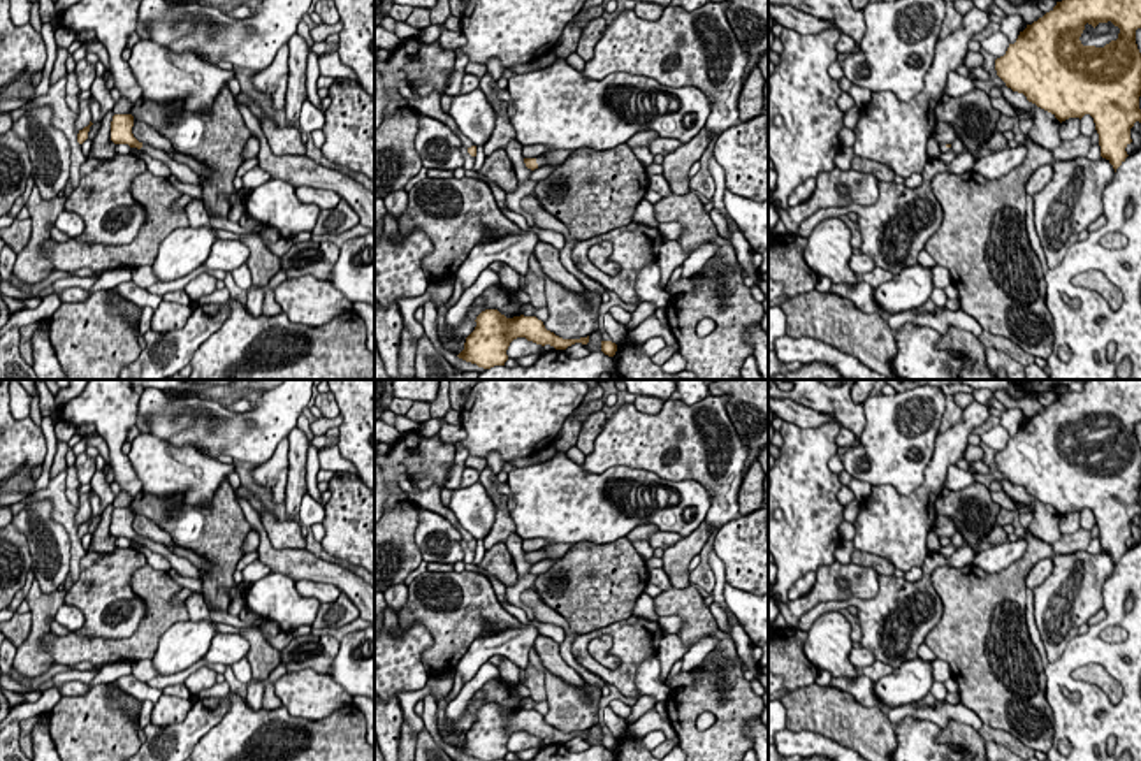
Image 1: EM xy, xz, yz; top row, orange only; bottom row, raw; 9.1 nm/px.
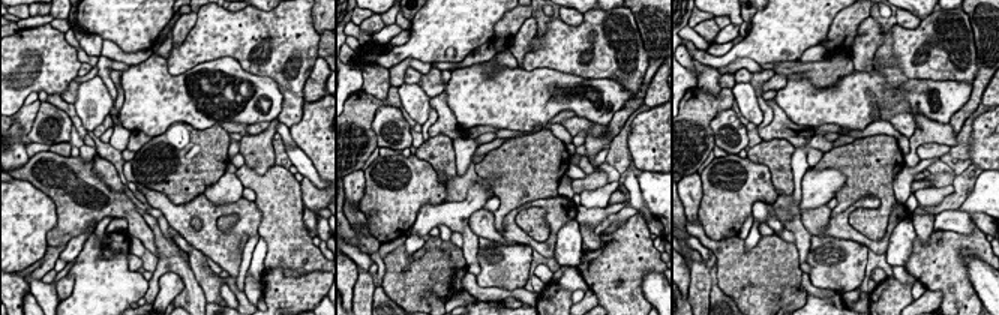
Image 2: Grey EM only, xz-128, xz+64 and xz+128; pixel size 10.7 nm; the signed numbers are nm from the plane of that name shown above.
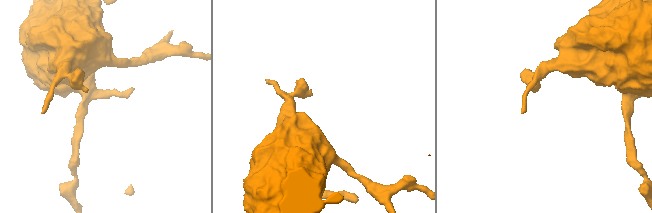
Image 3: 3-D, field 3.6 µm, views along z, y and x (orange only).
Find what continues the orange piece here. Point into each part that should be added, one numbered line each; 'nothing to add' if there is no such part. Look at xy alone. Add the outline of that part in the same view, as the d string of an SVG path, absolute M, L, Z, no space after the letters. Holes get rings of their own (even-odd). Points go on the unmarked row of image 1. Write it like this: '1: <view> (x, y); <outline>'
1: xy (178, 563); M142 538L141 545L146 547L146 548L149 548L151 552L156 552L156 554L164 555L171 562L171 568L178 575L202 580L200 578L200 569L197 569L186 557L172 554L167 548L167 545L151 541L148 538Z

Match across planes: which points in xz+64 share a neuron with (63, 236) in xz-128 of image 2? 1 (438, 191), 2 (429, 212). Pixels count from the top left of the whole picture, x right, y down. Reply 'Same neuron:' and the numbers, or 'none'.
Same neuron: 1

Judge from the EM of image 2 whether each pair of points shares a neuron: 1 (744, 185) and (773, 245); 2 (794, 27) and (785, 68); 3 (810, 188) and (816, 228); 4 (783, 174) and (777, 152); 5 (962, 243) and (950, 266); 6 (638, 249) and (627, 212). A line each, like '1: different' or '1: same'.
1: different
2: different
3: different
4: same
5: same
6: different

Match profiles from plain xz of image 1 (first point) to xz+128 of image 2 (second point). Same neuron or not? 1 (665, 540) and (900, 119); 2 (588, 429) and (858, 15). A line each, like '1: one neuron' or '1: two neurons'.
1: one neuron
2: two neurons

